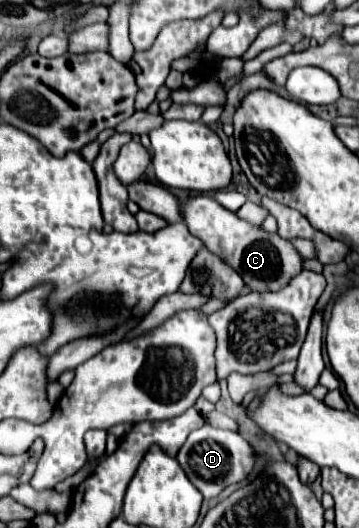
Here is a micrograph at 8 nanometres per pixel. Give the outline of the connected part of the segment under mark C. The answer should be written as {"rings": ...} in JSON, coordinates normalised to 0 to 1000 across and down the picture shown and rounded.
{"rings":[[[582,371],[532,375],[515,390],[504,390],[504,402],[526,439],[549,447],[582,477],[616,485],[627,500],[643,500],[699,553],[777,553],[844,511],[844,492],[805,455],[744,439],[727,428],[694,424],[666,413],[660,402],[621,394]]]}

